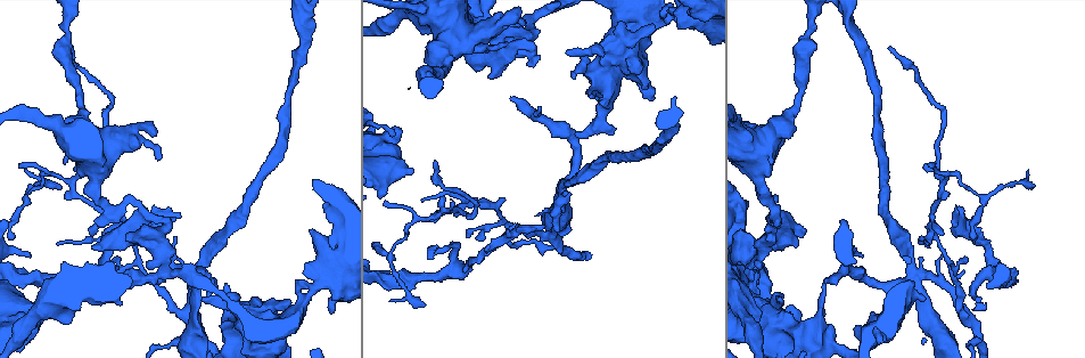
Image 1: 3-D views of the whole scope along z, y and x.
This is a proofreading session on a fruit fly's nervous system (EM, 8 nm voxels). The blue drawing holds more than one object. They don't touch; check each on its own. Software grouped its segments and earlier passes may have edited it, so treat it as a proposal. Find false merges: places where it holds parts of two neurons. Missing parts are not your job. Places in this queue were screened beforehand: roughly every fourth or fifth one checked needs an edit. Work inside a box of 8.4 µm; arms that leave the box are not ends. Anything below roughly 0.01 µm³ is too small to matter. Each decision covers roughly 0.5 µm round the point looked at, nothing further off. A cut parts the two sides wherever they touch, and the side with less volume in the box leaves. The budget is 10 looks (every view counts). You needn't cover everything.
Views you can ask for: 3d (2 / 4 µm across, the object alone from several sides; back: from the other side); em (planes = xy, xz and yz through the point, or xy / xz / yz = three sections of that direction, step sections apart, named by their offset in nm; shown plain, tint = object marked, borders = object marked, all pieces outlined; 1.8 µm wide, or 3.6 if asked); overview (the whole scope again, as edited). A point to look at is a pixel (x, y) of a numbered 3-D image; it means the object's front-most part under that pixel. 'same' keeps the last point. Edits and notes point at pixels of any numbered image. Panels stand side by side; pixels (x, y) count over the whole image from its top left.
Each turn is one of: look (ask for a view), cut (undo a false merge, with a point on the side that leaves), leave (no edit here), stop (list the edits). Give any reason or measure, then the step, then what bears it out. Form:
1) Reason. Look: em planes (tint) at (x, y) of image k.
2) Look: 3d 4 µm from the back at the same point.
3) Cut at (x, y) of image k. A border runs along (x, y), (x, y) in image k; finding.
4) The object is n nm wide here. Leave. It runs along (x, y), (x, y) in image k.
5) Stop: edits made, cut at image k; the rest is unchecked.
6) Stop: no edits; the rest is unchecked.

Thick turns thin. Look: 3d 4 µm at (95, 164) of image 1.

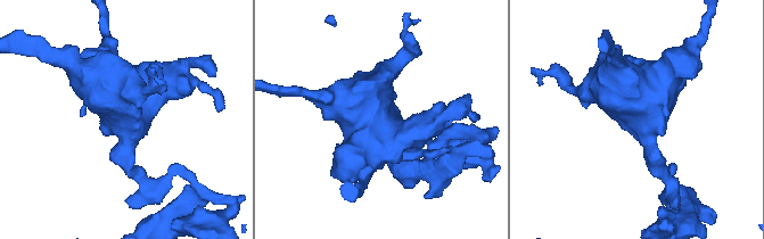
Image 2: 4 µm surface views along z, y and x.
Look: em 3.6 µm planes (borders) at (646, 119) of image 2.

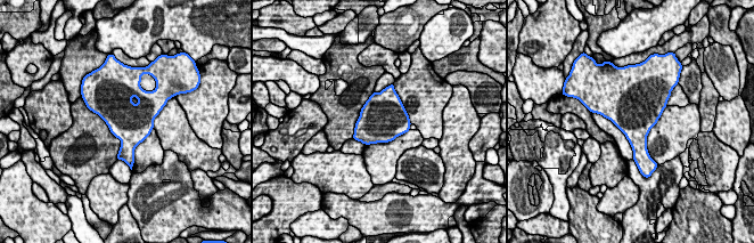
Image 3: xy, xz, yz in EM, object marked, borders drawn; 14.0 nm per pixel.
Leave. Continuous, no second neuron.

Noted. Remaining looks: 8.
Look: 3d 2 µm at (482, 202) of image 1.

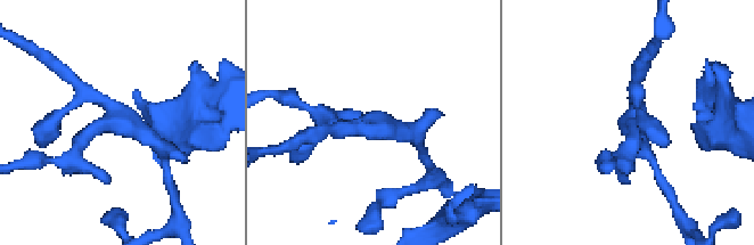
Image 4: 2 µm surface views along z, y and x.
Now the EM. Look: em planes (borders) at (366, 125) of image 4.

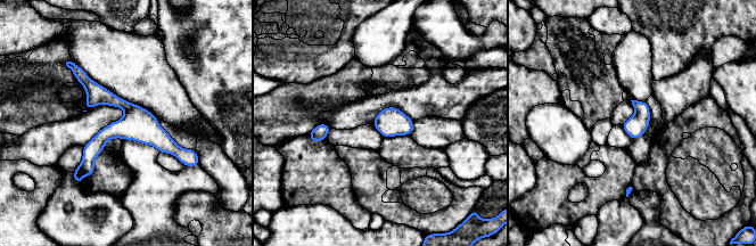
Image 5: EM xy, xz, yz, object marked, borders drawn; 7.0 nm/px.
The object is 150 nm wide here. Leave. It runs along (76, 73), (183, 155) in image 5; all the same neuron.

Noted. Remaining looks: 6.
Abrupt turn. Look: 3d 2 µm at (914, 281) of image 1.

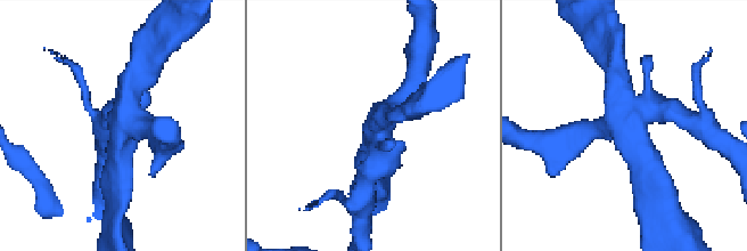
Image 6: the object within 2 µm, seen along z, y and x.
Shape alone is not enough. Look: em planes (tint) at (119, 125) of image 6.

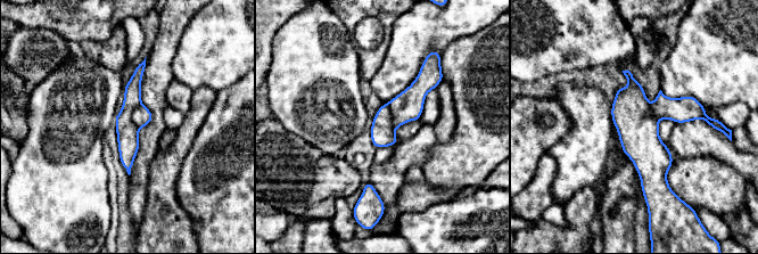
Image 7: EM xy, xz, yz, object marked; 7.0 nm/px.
Cut at (408, 106) of image 7. A border runs along (386, 104), (394, 131) in image 7; two neurons meet here.

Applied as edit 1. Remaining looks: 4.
Look: overview.

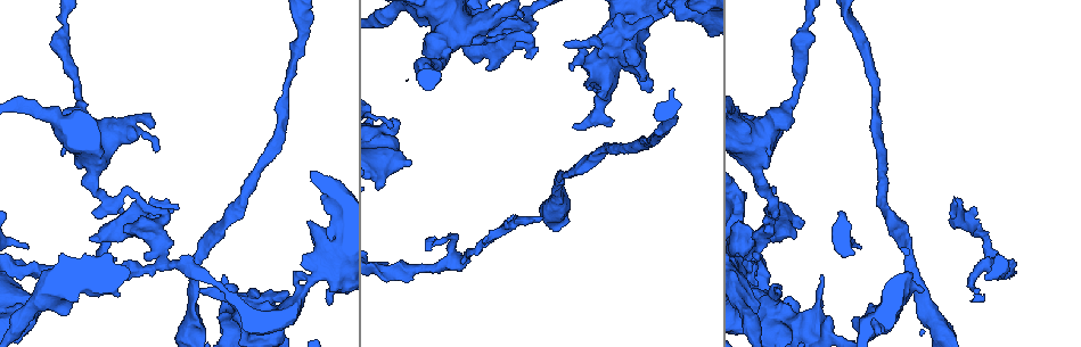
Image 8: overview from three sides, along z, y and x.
Sharp bend. Look: em xy step 4 (tint) at (771, 230) of image 8.

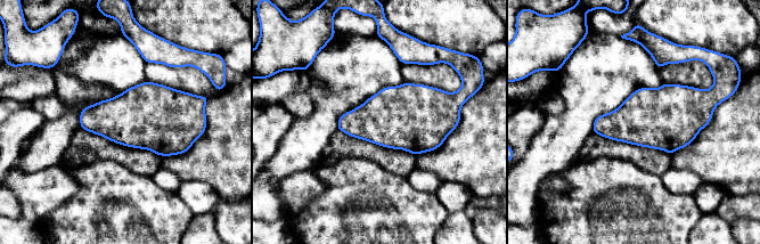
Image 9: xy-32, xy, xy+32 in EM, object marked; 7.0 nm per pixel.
Cut it another way. Look: em planes (tint) at the same point.

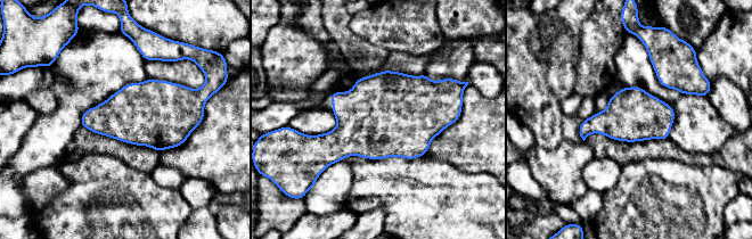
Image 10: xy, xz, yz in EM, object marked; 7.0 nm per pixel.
Leave. All the same neuron.

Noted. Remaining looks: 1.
Stop: edits made, cut at image 7; the rest is unchecked.

